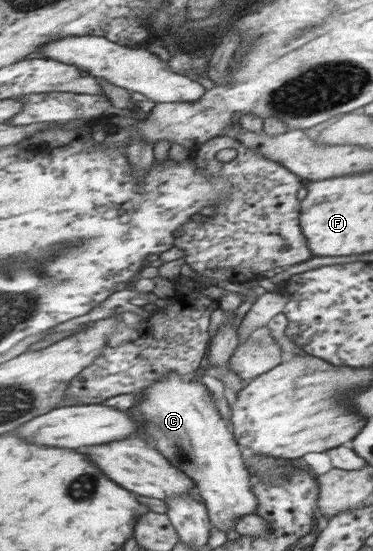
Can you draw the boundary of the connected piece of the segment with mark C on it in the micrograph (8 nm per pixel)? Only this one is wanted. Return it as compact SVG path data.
M169 371L144 388L140 402L131 410L135 420L143 420L145 432L167 454L171 465L196 482L207 505L213 526L220 532L236 532L236 520L257 512L258 498L252 490L253 477L243 462L233 427L213 406L207 387Z

